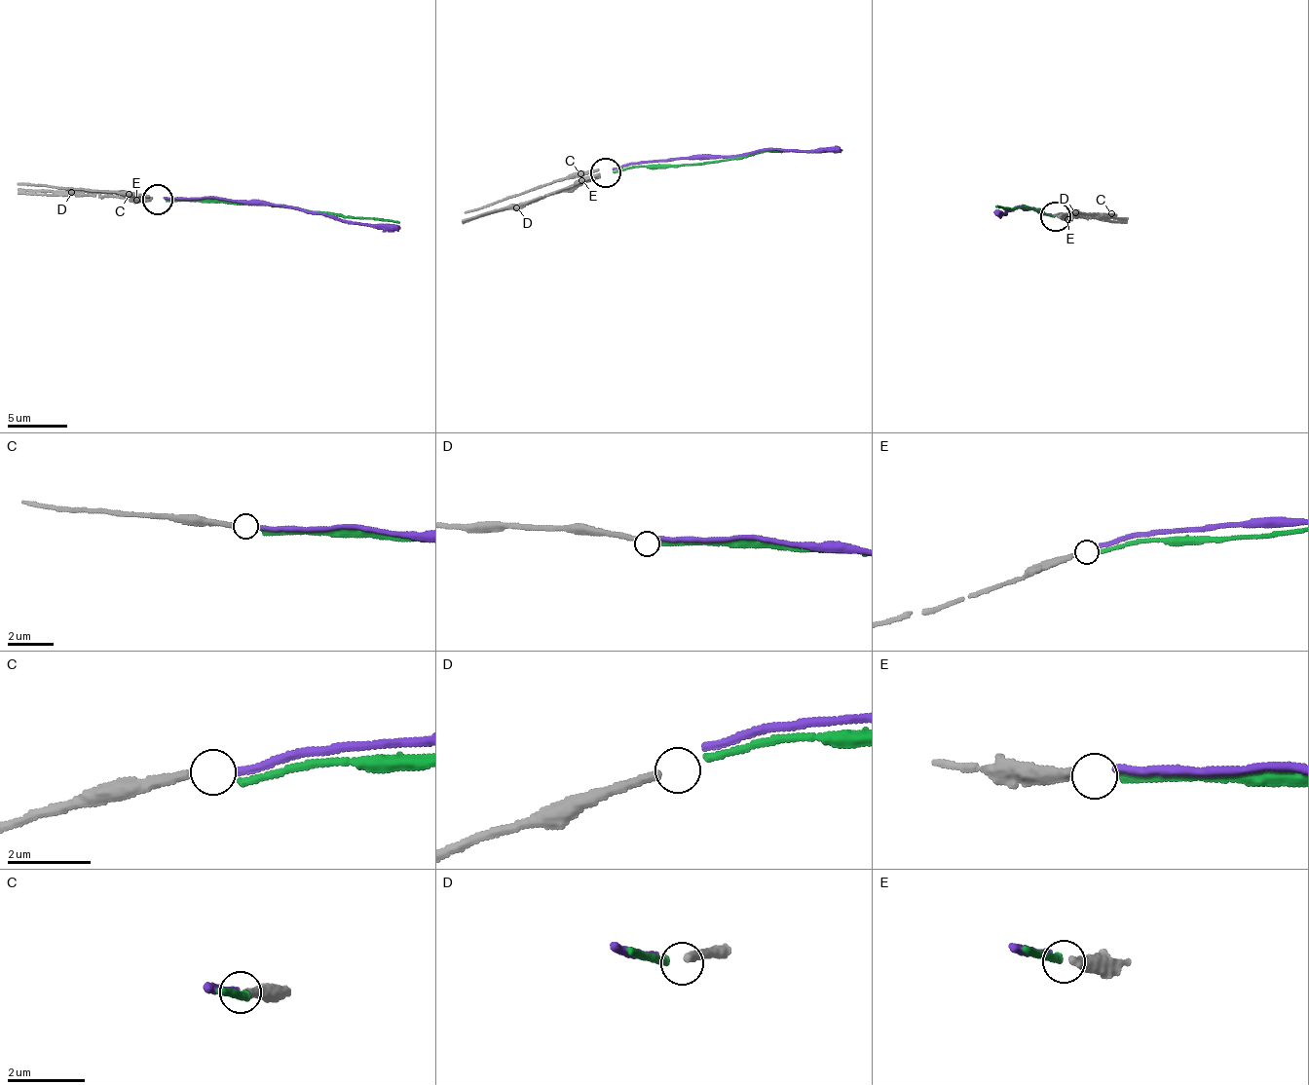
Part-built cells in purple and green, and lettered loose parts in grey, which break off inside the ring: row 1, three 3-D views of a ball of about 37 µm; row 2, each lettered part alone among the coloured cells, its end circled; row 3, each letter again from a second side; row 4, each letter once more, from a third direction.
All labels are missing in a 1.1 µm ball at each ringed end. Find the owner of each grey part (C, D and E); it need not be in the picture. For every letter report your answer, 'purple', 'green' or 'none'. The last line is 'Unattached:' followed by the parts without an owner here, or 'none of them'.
C: purple
D: none
E: green
Unattached: D

